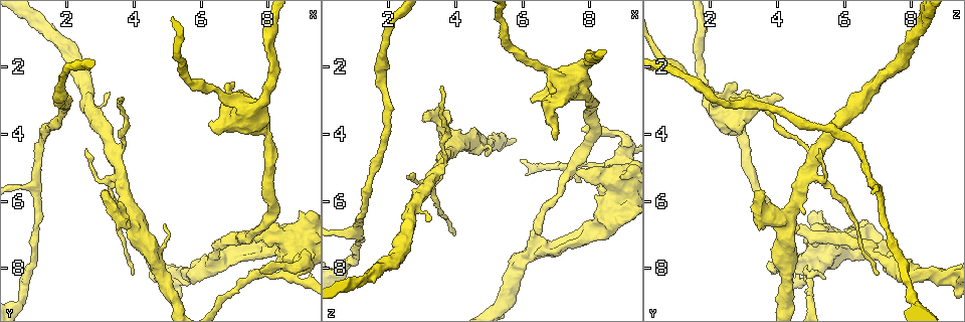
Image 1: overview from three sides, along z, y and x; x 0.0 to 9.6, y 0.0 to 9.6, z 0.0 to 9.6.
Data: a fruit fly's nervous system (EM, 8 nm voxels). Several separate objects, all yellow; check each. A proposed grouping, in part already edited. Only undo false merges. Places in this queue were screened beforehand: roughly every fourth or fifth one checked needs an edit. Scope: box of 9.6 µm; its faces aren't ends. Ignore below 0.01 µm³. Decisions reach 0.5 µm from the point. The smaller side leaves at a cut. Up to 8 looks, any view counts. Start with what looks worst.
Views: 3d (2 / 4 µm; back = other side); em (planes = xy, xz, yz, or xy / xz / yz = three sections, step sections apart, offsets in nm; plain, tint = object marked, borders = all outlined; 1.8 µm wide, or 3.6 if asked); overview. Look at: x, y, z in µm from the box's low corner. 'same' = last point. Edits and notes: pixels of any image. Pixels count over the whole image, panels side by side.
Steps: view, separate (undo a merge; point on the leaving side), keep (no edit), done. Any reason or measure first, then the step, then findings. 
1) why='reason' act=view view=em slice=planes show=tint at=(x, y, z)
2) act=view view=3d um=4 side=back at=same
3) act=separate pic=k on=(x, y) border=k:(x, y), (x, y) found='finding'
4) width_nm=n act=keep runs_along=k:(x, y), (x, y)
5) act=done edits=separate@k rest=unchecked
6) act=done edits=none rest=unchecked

why='sharp bend' act=view view=em slice=planes show=tint at=(6.55, 7.85, 7.50)

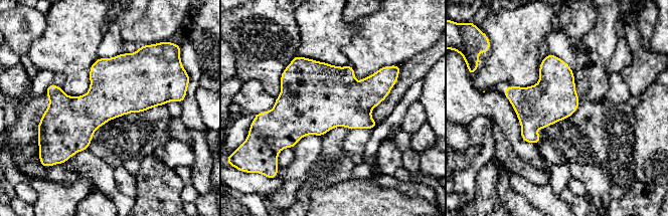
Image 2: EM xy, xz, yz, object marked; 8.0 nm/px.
act=keep found='one cell here'

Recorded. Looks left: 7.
why='three-way junction' act=view view=3d um=4 at=(7.70, 7.05, 5.10)

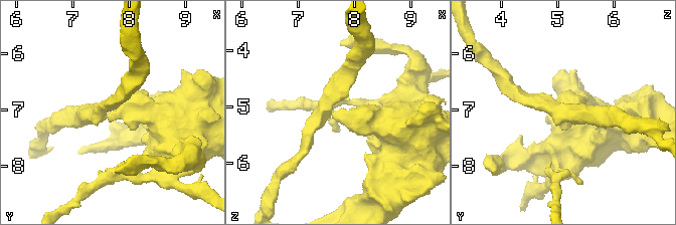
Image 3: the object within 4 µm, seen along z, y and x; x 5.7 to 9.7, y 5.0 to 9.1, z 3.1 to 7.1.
why='shape alone is not enough' act=view view=em slice=yz step=16 show=tint at=(7.75, 7.10, 5.10)

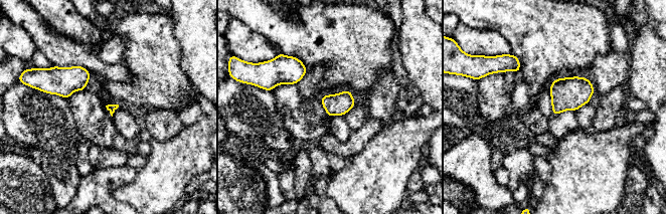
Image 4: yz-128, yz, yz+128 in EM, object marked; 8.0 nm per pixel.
why='another direction' act=view view=em slice=planes show=tint at=same

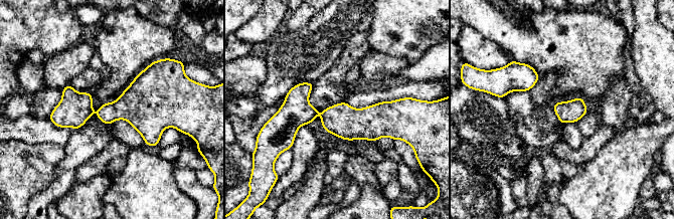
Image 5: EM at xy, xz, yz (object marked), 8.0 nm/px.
width_nm=180 act=keep runs_along=5:(397, 106), (384, 117), (277, 117) found='all the same cell'

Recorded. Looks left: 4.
why='three-way junction' act=view view=em slice=planes show=tint at=(4.00, 6.65, 4.20)

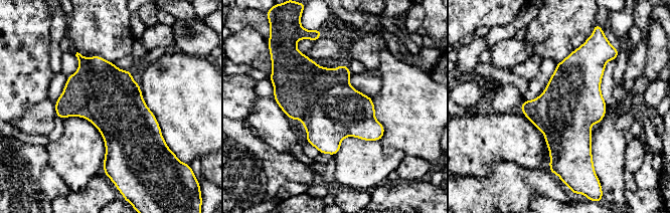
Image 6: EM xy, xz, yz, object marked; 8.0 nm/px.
act=keep found='all the same cell'

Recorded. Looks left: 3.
act=done edits=none rest=unchecked

